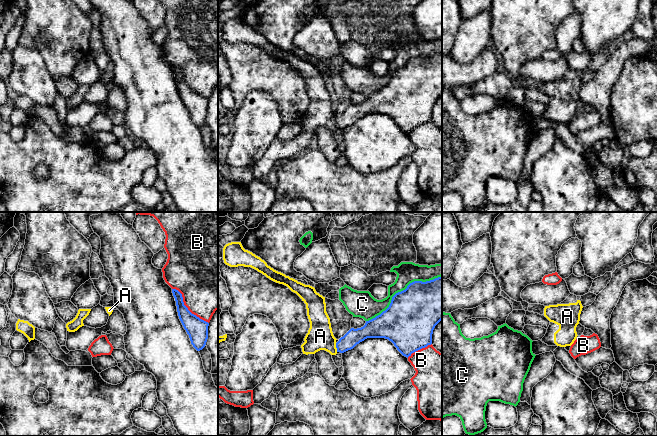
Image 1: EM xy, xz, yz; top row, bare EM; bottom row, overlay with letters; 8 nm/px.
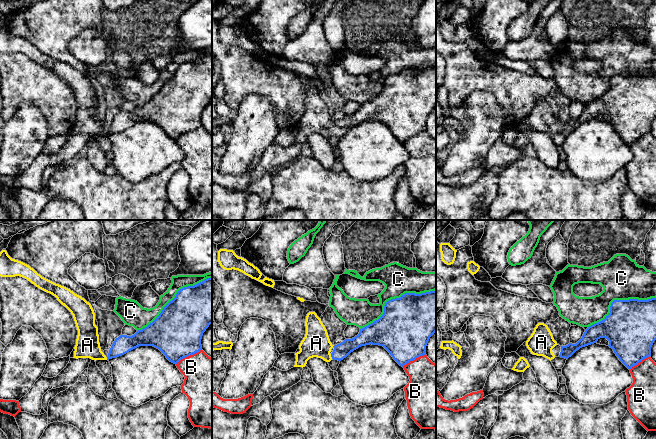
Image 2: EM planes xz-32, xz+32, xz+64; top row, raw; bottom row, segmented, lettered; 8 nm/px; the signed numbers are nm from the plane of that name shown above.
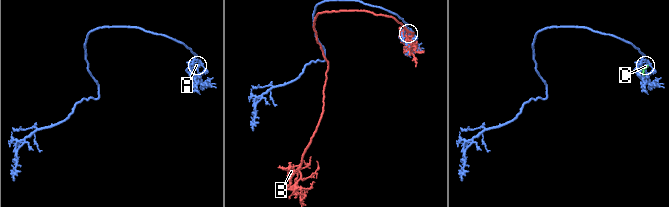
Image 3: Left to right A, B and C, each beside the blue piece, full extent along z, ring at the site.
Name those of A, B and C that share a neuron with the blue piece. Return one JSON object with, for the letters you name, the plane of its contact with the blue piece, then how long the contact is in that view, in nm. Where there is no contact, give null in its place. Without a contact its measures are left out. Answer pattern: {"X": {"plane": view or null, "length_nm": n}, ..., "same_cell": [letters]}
{"A": {"plane": "xz", "length_nm": 70}, "same_cell": ["A"]}

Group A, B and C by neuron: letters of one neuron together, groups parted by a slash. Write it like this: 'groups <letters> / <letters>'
groups A / B / C

